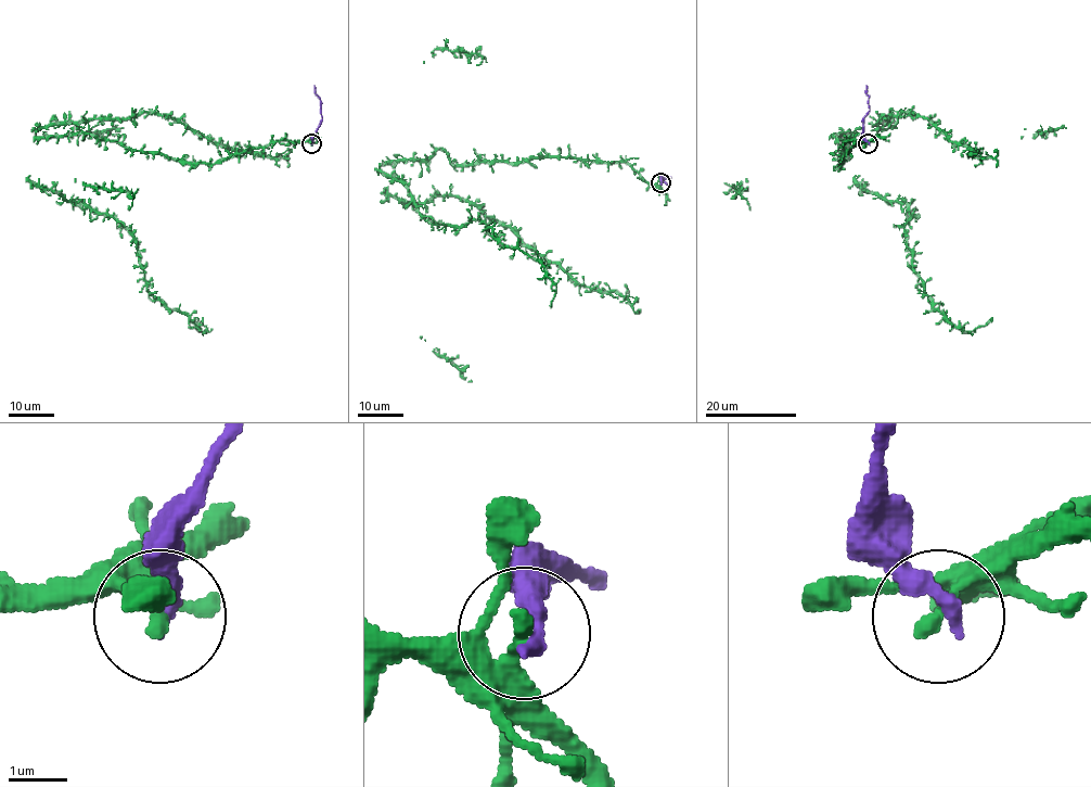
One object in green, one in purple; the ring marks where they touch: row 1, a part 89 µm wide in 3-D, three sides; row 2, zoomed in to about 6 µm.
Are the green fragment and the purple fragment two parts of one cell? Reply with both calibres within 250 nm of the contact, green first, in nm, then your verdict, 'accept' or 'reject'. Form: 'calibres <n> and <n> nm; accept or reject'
calibres 260 and 280 nm; reject

